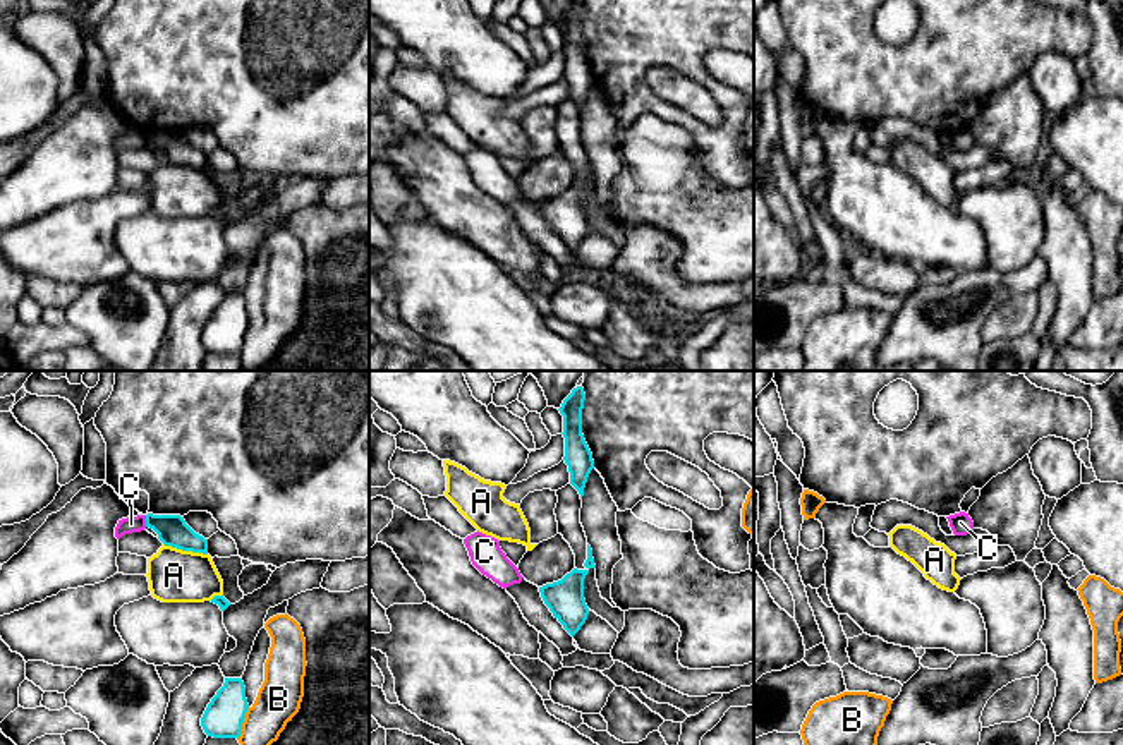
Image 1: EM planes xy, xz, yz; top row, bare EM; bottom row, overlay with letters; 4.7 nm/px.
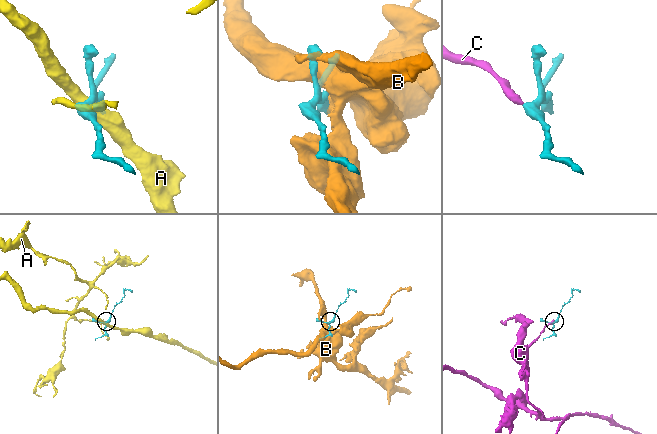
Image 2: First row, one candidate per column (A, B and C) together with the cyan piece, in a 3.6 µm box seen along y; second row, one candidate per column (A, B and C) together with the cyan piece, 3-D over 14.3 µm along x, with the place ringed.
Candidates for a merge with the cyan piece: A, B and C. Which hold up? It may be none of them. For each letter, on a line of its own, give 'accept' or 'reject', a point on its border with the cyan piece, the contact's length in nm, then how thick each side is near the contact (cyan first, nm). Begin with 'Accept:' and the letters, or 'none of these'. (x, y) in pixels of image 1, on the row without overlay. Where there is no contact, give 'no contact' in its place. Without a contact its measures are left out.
Accept: none of these
A: reject; meets cyan in xy at (186, 165); contact 220 nm long; 140 nm thick on the cyan side, 240 nm on the other
B: reject; meets cyan in xy at (242, 337); contact 160 nm long; 190 nm thick on the cyan side, 200 nm on the other
C: reject; meets cyan in xy at (146, 136); contact 60 nm long; 140 nm thick on the cyan side, 80 nm on the other

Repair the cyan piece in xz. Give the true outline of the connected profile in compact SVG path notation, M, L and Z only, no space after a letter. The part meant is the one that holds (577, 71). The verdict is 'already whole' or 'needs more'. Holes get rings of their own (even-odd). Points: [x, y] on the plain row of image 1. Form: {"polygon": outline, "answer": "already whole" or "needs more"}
{"polygon": "M582 2L572 5L558 24L563 31L565 79L570 88L570 100L579 106L580 115L591 86L594 84L592 69L582 50L582 24L586 9Z", "answer": "already whole"}

